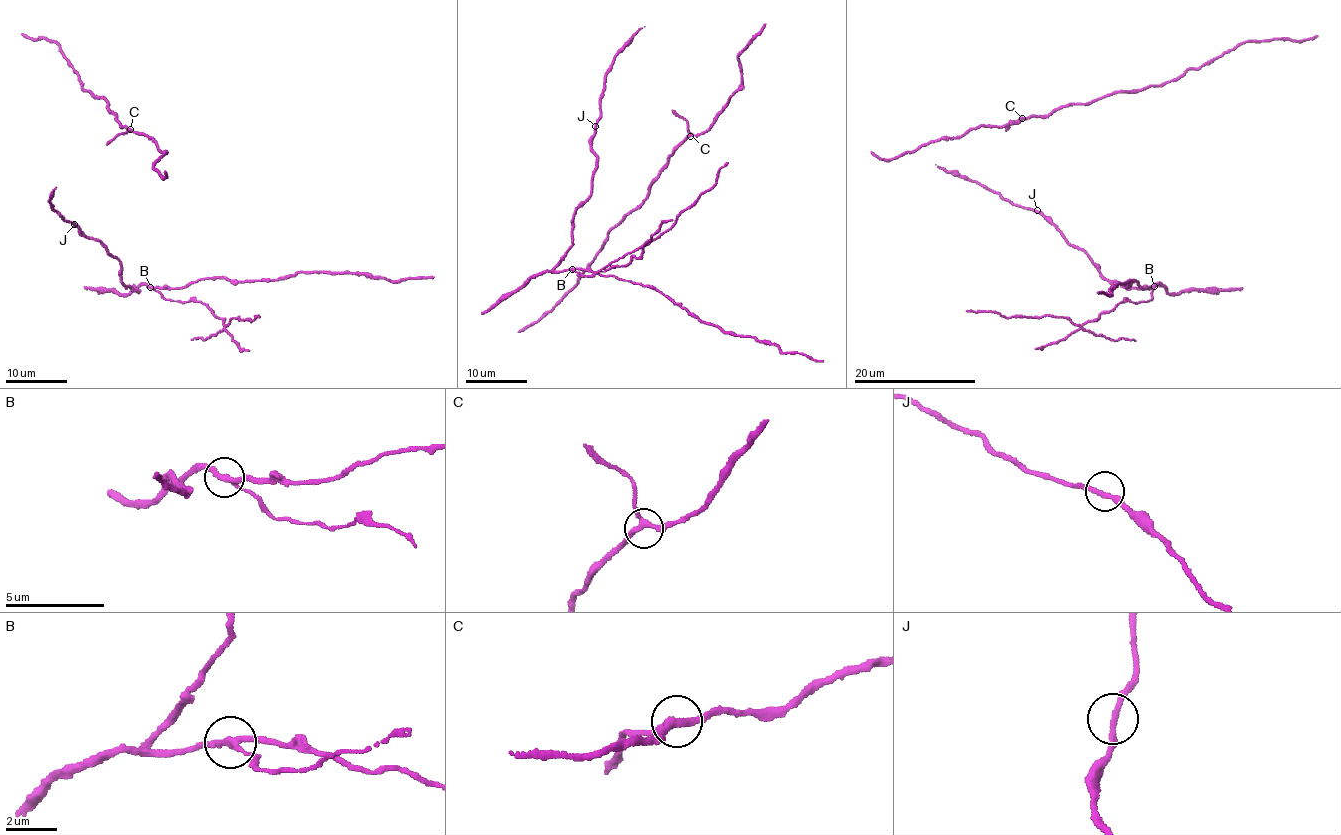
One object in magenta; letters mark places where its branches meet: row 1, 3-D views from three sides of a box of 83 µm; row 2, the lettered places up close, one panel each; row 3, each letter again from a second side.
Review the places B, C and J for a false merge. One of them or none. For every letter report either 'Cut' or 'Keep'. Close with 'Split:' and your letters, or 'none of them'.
B: Cut
C: Keep
J: Keep
Split: B

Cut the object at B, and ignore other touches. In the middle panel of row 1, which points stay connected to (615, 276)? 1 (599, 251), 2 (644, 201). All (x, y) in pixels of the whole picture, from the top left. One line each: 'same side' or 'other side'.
1: same side
2: same side

